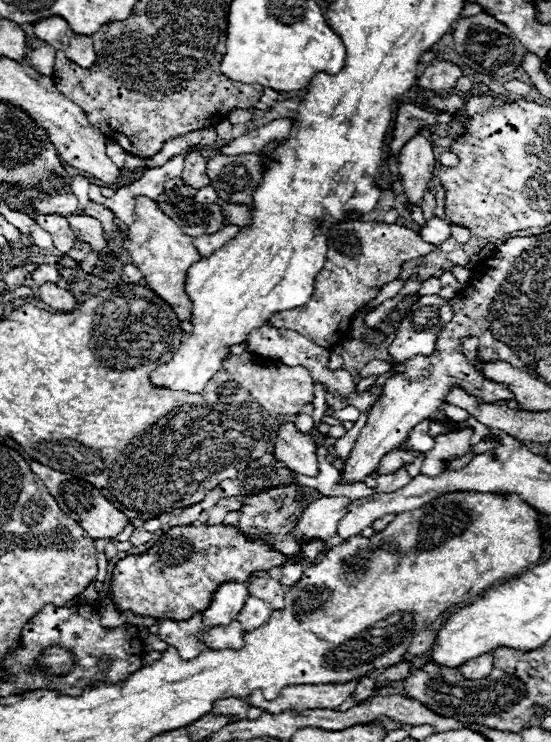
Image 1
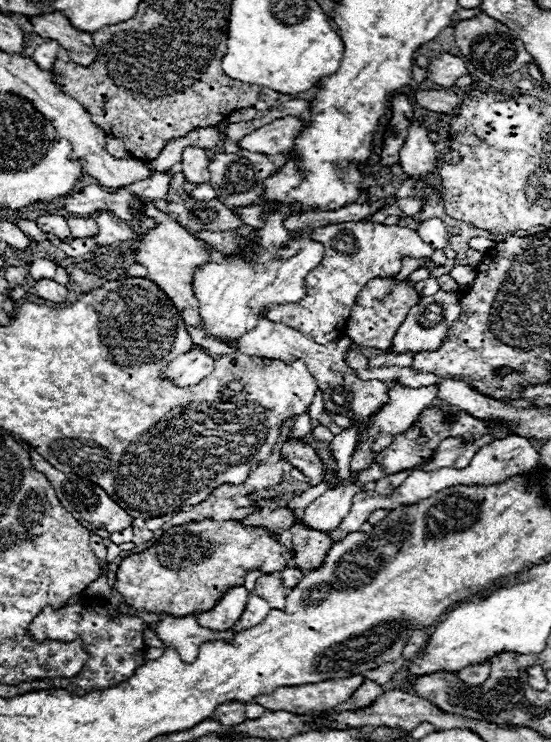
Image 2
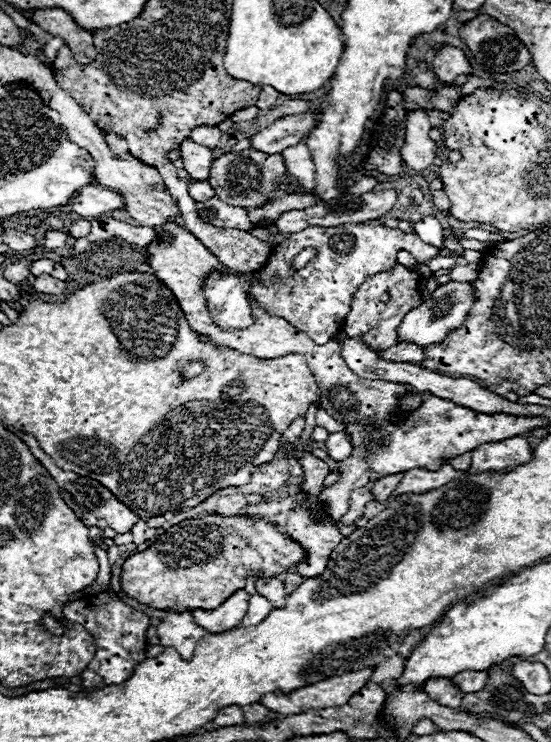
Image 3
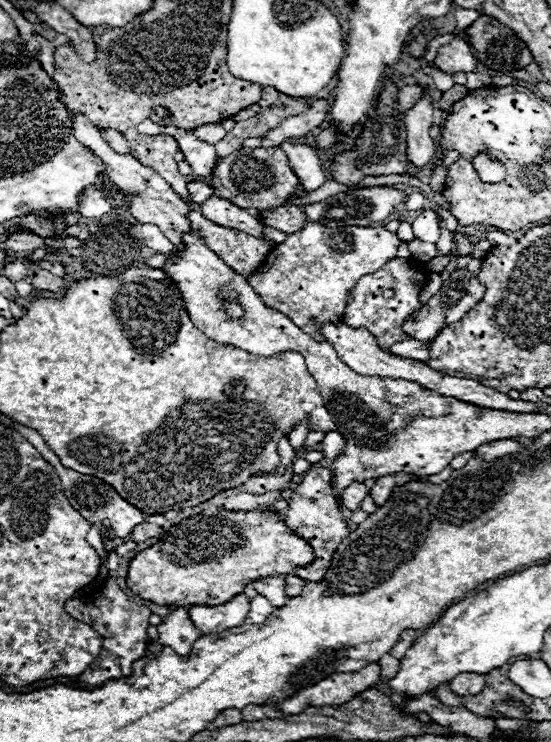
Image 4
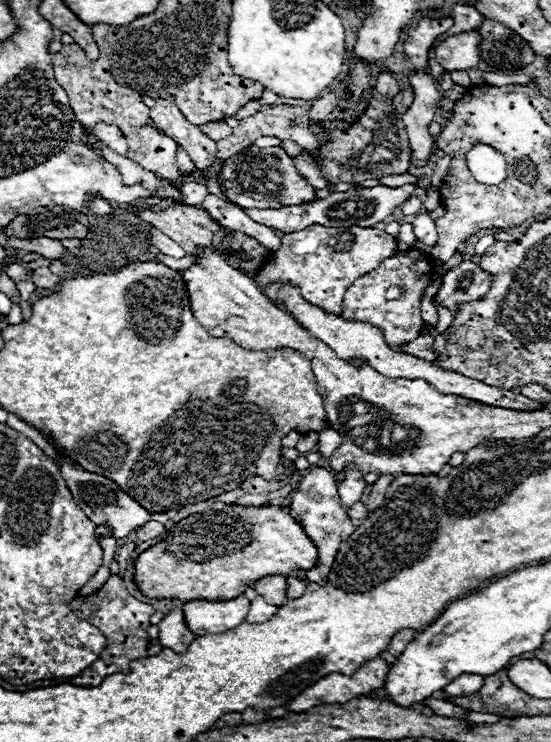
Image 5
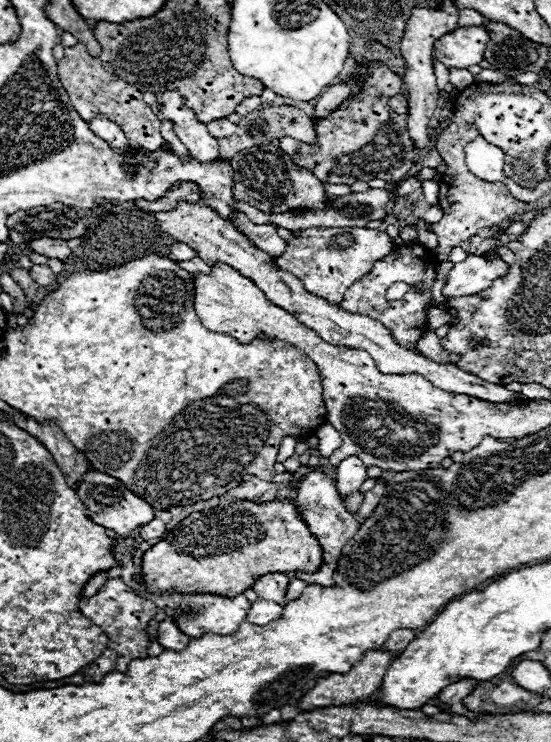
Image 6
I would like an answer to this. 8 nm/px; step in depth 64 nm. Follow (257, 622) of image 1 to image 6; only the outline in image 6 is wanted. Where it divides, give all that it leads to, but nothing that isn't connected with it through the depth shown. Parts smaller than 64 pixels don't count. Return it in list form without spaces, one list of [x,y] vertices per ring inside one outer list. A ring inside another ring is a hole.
[[[258,598],[258,600],[252,604],[252,608],[248,610],[248,618],[246,618],[246,620],[252,622],[252,624],[268,624],[268,622],[280,618],[280,616],[282,616],[282,610],[284,610],[284,608],[282,608],[280,604]]]

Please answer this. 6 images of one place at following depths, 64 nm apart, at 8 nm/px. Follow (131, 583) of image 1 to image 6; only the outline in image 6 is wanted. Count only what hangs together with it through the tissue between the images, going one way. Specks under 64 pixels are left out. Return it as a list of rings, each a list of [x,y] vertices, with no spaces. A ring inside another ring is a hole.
[[[238,500],[234,504],[220,502],[216,508],[206,512],[194,512],[184,518],[168,538],[154,544],[142,556],[142,574],[148,592],[210,592],[222,596],[242,594],[246,588],[268,572],[316,572],[322,566],[322,546],[306,526],[304,518],[298,512],[294,500],[272,500],[272,502],[252,502]]]

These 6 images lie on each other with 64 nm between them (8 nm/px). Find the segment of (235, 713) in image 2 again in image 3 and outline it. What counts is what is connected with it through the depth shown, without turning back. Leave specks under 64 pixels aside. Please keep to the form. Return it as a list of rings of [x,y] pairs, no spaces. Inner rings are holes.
[[[226,706],[224,710],[218,712],[218,716],[212,720],[216,726],[234,726],[234,724],[242,724],[244,716],[242,716],[242,708],[238,706]]]

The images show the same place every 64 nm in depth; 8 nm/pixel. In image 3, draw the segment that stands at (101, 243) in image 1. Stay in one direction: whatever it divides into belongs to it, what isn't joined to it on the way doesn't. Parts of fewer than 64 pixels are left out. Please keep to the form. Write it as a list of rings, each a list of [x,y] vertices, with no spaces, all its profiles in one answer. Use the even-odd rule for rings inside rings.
[[[74,220],[68,228],[68,234],[74,238],[86,238],[90,234],[90,222],[88,220]]]

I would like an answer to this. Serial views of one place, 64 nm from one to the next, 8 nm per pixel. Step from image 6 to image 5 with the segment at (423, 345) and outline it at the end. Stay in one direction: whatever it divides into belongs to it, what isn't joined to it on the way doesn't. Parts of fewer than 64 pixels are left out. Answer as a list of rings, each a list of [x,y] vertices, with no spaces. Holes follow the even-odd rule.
[[[422,334],[420,338],[400,346],[400,350],[404,350],[406,354],[414,354],[416,358],[424,358],[428,362],[436,360],[436,352],[434,352],[434,336],[432,334]]]

